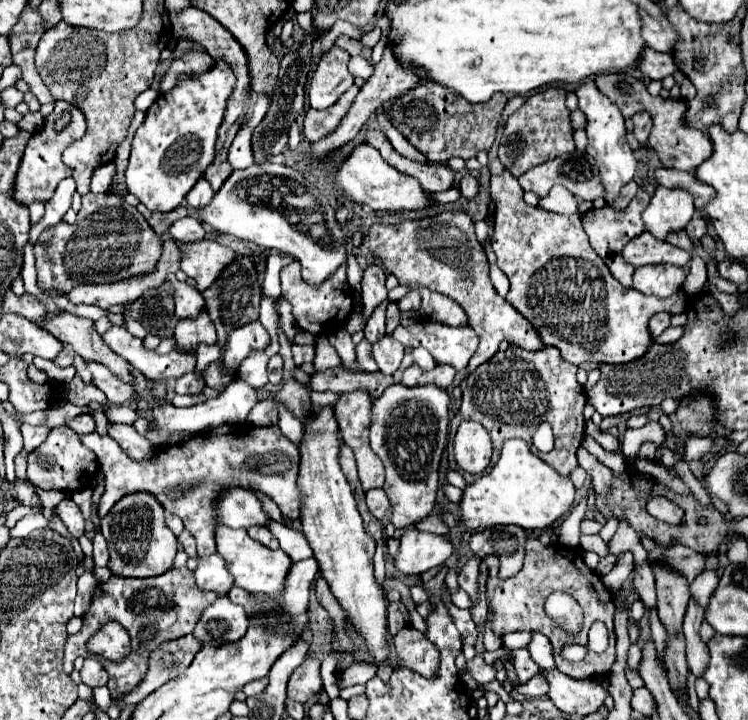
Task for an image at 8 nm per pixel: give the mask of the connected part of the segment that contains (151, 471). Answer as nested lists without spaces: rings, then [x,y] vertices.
[[[251,423],[217,427],[213,431],[193,435],[177,447],[163,447],[157,463],[137,463],[129,459],[109,435],[101,437],[97,433],[85,433],[79,435],[79,439],[87,449],[95,451],[101,471],[105,473],[105,491],[97,503],[99,517],[105,517],[109,507],[113,507],[121,495],[129,495],[133,491],[153,493],[167,511],[183,519],[185,529],[197,541],[199,557],[215,553],[213,527],[217,521],[213,519],[209,499],[213,499],[221,487],[259,489],[279,505],[283,517],[299,519],[301,515],[301,491],[297,487],[301,455],[279,427],[255,427]]]

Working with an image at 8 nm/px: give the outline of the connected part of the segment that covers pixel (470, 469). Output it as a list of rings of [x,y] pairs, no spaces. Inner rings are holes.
[[[473,421],[459,425],[453,441],[457,465],[467,473],[481,473],[489,465],[492,442],[489,433]]]

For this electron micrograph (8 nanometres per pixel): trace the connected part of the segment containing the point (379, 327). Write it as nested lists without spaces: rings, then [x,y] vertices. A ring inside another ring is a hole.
[[[383,301],[373,311],[373,315],[367,319],[367,325],[365,325],[363,333],[365,333],[369,343],[375,343],[377,339],[381,339],[381,335],[385,335],[385,307],[387,307],[387,301]]]

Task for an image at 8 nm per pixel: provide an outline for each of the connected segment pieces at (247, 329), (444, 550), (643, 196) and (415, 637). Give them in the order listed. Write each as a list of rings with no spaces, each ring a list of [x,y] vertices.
[[[253,321],[229,331],[227,343],[225,343],[225,355],[221,361],[223,373],[233,375],[237,371],[237,363],[241,363],[241,359],[245,359],[249,351],[261,349],[267,345],[269,345],[269,333],[265,331],[265,327],[261,327],[259,321]]]
[[[411,529],[401,537],[401,547],[395,555],[395,567],[403,575],[421,575],[433,567],[441,567],[451,553],[453,543],[447,537]]]
[[[639,189],[637,195],[631,199],[629,207],[619,211],[619,209],[613,209],[609,205],[601,207],[601,209],[591,209],[587,211],[581,221],[583,221],[583,227],[585,227],[585,233],[591,241],[591,247],[597,251],[597,255],[605,261],[605,265],[609,267],[609,271],[615,275],[615,279],[623,285],[623,287],[633,287],[633,267],[627,267],[627,263],[621,259],[621,251],[625,247],[625,243],[629,243],[629,239],[637,237],[639,233],[645,231],[645,225],[641,223],[641,213],[645,211],[645,207],[649,205],[651,197],[645,189]]]
[[[403,627],[395,637],[393,645],[399,655],[399,665],[433,679],[439,671],[439,651],[437,647],[419,631],[413,627]]]

